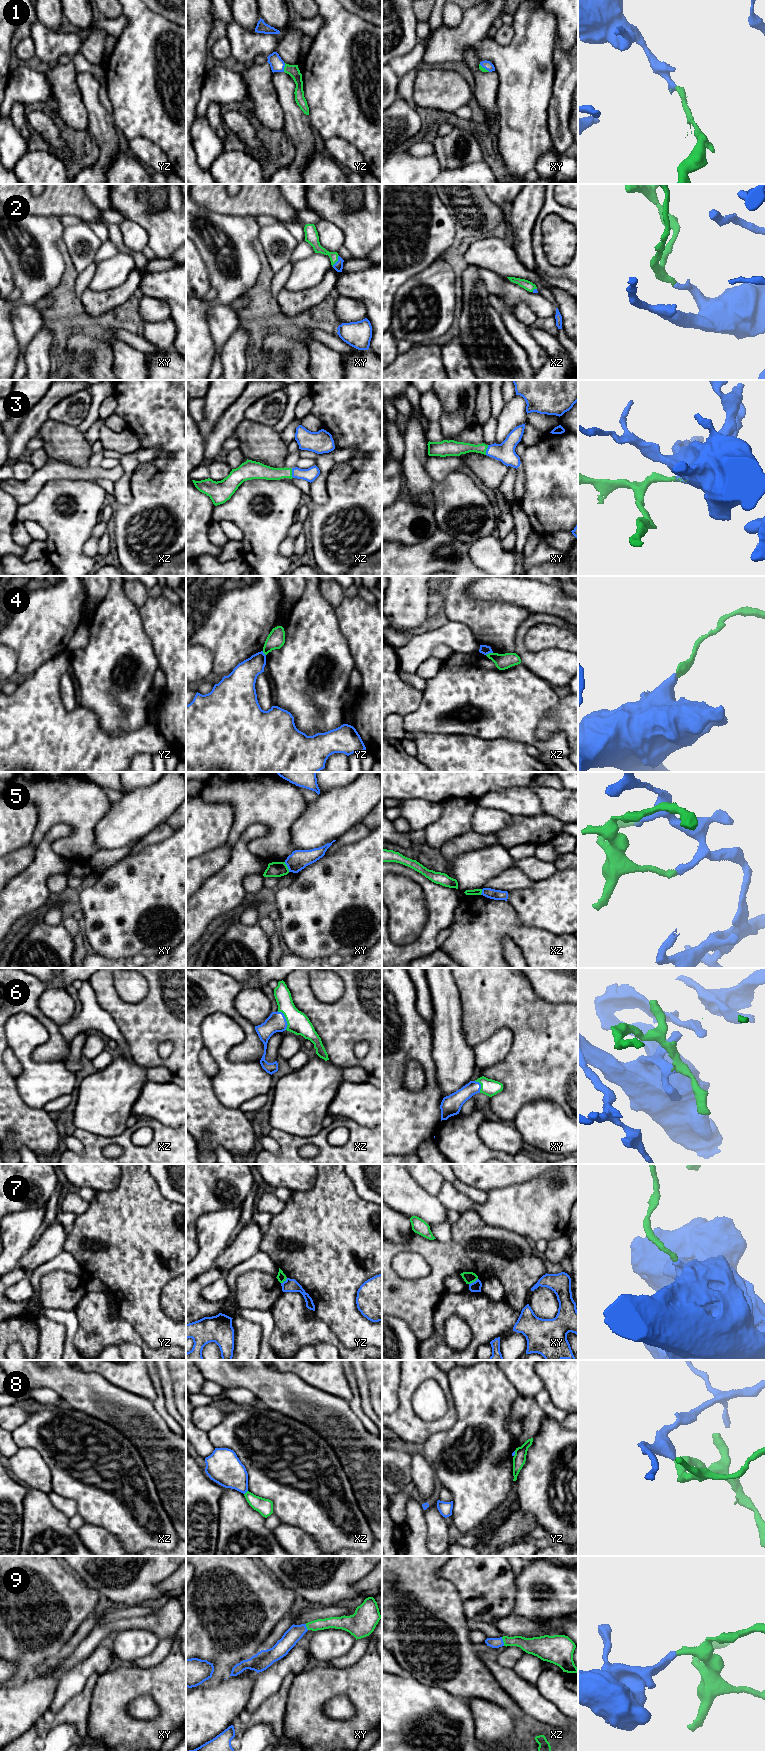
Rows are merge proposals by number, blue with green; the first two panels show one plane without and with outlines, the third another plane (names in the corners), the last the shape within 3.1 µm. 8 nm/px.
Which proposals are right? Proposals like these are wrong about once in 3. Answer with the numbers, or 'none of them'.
1, 2, 3, 6, 9

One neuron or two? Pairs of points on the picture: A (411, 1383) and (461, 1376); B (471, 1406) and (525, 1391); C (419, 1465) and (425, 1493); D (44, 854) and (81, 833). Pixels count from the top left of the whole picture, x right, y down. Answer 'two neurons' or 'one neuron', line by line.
A: two neurons
B: two neurons
C: one neuron
D: two neurons

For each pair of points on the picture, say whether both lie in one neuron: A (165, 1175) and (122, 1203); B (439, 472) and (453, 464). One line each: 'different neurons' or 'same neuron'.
A: different neurons
B: same neuron

